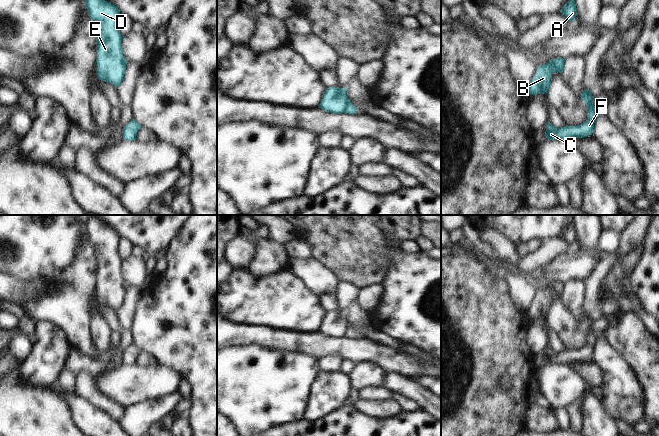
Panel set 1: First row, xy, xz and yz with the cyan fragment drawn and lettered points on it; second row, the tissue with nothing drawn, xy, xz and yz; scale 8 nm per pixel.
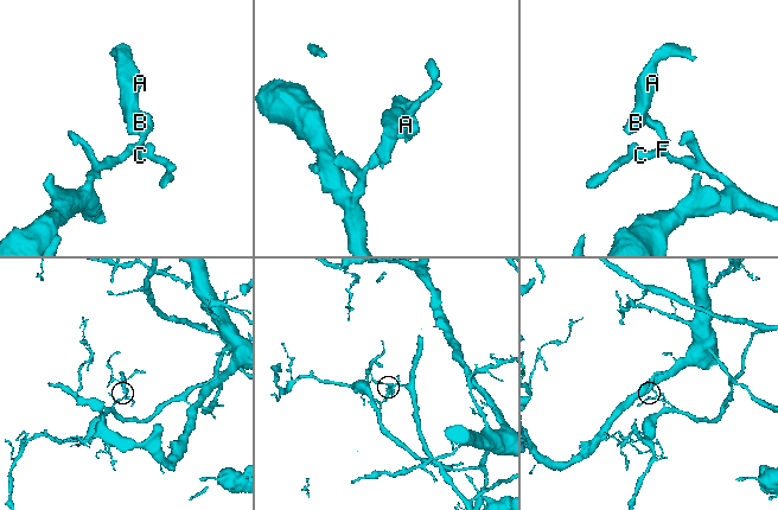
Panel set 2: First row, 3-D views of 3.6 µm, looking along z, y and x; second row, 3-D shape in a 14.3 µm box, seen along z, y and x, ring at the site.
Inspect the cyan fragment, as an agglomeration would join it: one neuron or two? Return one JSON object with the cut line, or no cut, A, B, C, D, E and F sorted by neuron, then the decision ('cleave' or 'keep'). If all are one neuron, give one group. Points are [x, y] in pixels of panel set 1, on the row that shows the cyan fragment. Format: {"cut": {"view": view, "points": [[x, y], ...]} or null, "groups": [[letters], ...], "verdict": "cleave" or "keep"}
{"cut": {"view": "yz", "points": [[552, 60], [552, 63], [559, 71]]}, "groups": [["A", "B", "D", "E"], ["C", "F"]], "verdict": "cleave"}

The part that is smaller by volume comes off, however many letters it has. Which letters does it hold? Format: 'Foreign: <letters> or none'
Foreign: A, B, D, E

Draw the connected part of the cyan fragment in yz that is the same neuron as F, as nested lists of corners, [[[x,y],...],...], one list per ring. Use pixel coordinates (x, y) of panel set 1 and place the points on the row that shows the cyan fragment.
[[[589,89],[581,93],[581,100],[586,105],[587,119],[577,126],[564,126],[555,128],[551,123],[546,123],[545,137],[548,140],[563,140],[570,142],[573,138],[584,138],[592,135],[594,131],[594,123],[596,118],[600,115],[603,108],[593,105],[593,96]]]

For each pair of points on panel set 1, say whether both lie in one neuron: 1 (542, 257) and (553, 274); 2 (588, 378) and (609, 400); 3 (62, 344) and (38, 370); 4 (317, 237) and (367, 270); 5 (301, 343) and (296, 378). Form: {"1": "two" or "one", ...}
{"1": "two", "2": "two", "3": "one", "4": "one", "5": "two"}

